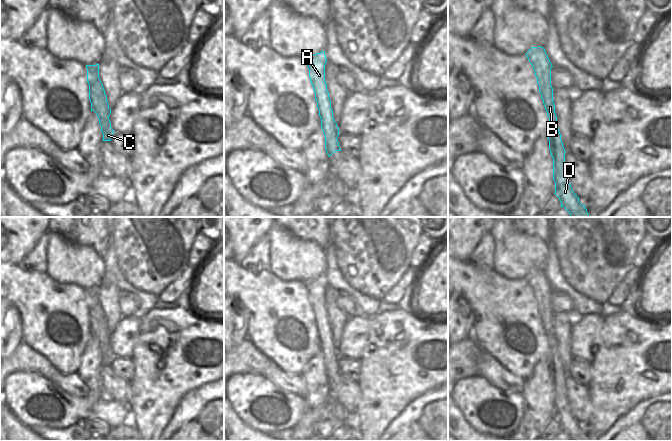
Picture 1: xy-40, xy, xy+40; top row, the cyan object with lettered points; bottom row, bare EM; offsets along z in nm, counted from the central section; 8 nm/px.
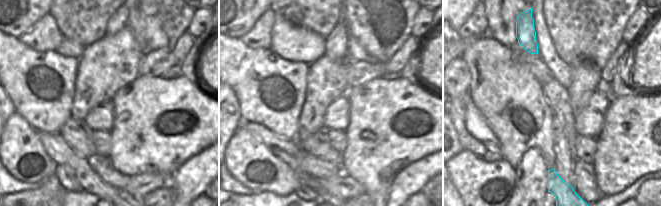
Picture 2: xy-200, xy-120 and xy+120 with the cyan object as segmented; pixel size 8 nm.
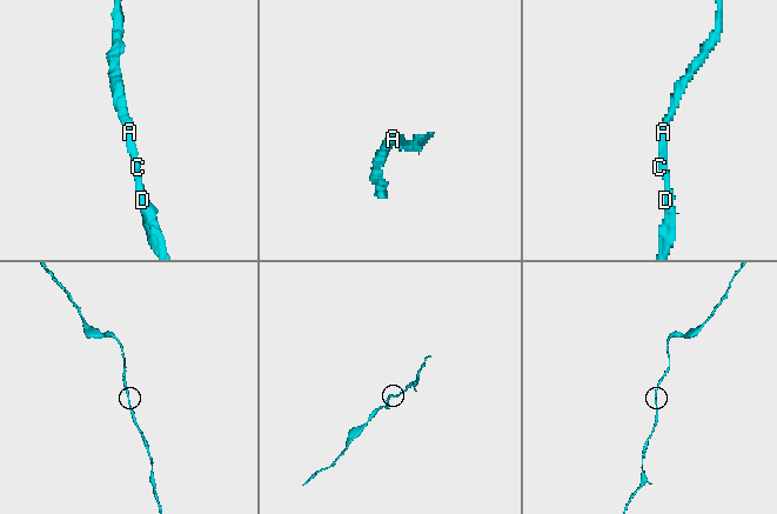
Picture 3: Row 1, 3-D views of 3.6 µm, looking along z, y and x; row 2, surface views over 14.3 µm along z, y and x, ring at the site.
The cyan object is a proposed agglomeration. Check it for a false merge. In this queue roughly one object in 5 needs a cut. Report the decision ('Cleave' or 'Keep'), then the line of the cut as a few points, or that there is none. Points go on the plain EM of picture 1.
Keep. No split

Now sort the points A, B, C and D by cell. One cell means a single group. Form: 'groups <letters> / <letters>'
groups A B C D

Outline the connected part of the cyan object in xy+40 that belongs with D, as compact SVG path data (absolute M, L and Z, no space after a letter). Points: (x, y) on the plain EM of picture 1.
M541 270L532 271L525 278L533 290L539 316L549 342L549 374L553 382L553 404L555 406L555 419L571 441L589 441L585 429L579 426L579 421L573 416L567 400L565 388L565 372L561 364L561 358L557 350L555 328L553 326L553 312L551 310L551 292L553 291L545 273Z

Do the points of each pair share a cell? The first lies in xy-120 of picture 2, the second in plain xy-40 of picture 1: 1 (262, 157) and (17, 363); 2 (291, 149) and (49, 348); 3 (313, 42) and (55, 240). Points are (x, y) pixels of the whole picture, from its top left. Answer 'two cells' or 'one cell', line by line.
1: two cells
2: two cells
3: one cell

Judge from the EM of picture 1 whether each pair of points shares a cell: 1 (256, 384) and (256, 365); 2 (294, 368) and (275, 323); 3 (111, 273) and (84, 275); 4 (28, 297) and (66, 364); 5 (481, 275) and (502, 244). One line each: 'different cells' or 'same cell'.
1: different cells
2: same cell
3: different cells
4: same cell
5: different cells

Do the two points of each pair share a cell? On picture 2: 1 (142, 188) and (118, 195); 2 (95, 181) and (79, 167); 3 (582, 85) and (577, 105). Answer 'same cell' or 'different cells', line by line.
1: different cells
2: same cell
3: same cell

